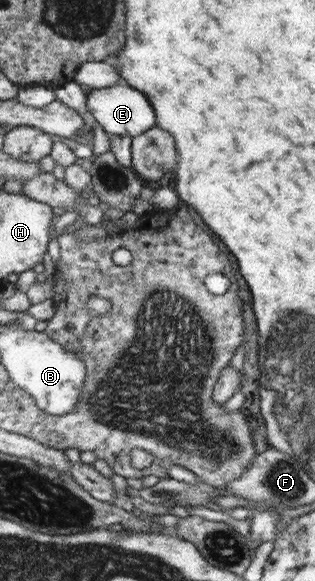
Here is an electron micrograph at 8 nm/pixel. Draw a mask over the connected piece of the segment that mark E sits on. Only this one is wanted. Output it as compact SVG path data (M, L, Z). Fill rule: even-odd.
M122 81L111 88L93 88L88 93L88 109L107 134L137 137L157 126L157 114L149 97Z

